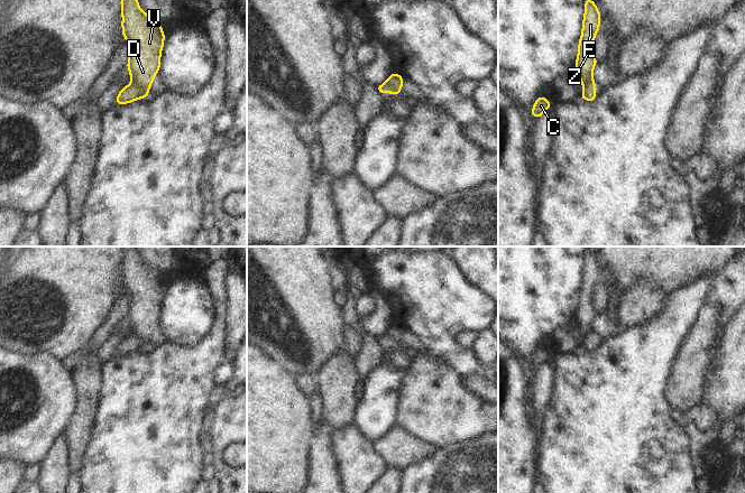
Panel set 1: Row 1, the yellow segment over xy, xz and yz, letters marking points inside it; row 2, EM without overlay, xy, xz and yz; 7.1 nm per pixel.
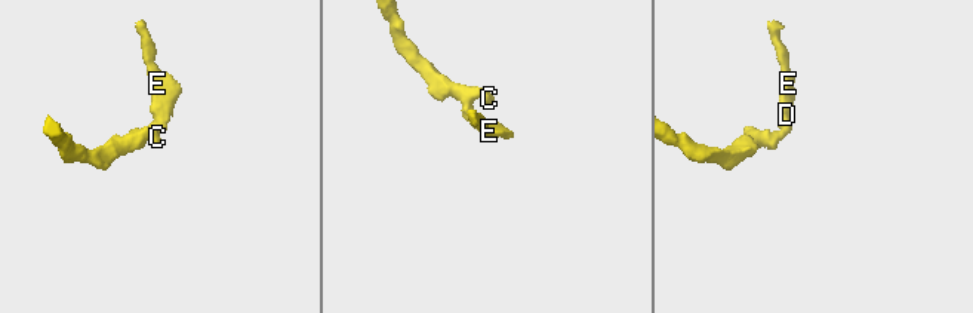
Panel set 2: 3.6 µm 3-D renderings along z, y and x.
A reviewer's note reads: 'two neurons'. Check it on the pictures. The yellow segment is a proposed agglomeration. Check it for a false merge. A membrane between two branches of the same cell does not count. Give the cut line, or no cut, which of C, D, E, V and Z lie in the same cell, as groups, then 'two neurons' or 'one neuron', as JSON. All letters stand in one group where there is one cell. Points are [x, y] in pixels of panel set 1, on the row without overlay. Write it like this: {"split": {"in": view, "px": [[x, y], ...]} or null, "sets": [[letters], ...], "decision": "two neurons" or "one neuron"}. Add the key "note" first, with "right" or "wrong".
{"note": "right", "split": {"in": "xy", "px": [[132, 332], [147, 346]]}, "sets": [["C"], ["D", "E", "V", "Z"]], "decision": "two neurons"}

